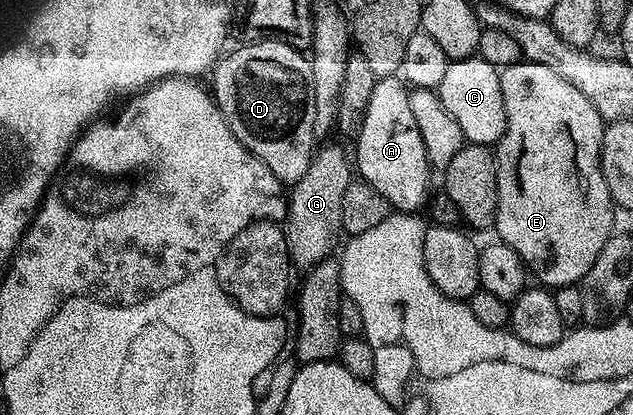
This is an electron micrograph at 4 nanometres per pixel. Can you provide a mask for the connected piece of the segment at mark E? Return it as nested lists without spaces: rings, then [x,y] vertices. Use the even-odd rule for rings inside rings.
[[[526,60],[509,64],[499,70],[499,79],[501,96],[505,100],[507,131],[493,150],[499,197],[494,225],[494,229],[499,230],[498,241],[513,248],[528,271],[543,281],[539,282],[544,287],[579,284],[613,235],[611,225],[615,210],[599,167],[605,120],[569,80],[557,76],[553,68],[545,68],[545,64]]]

